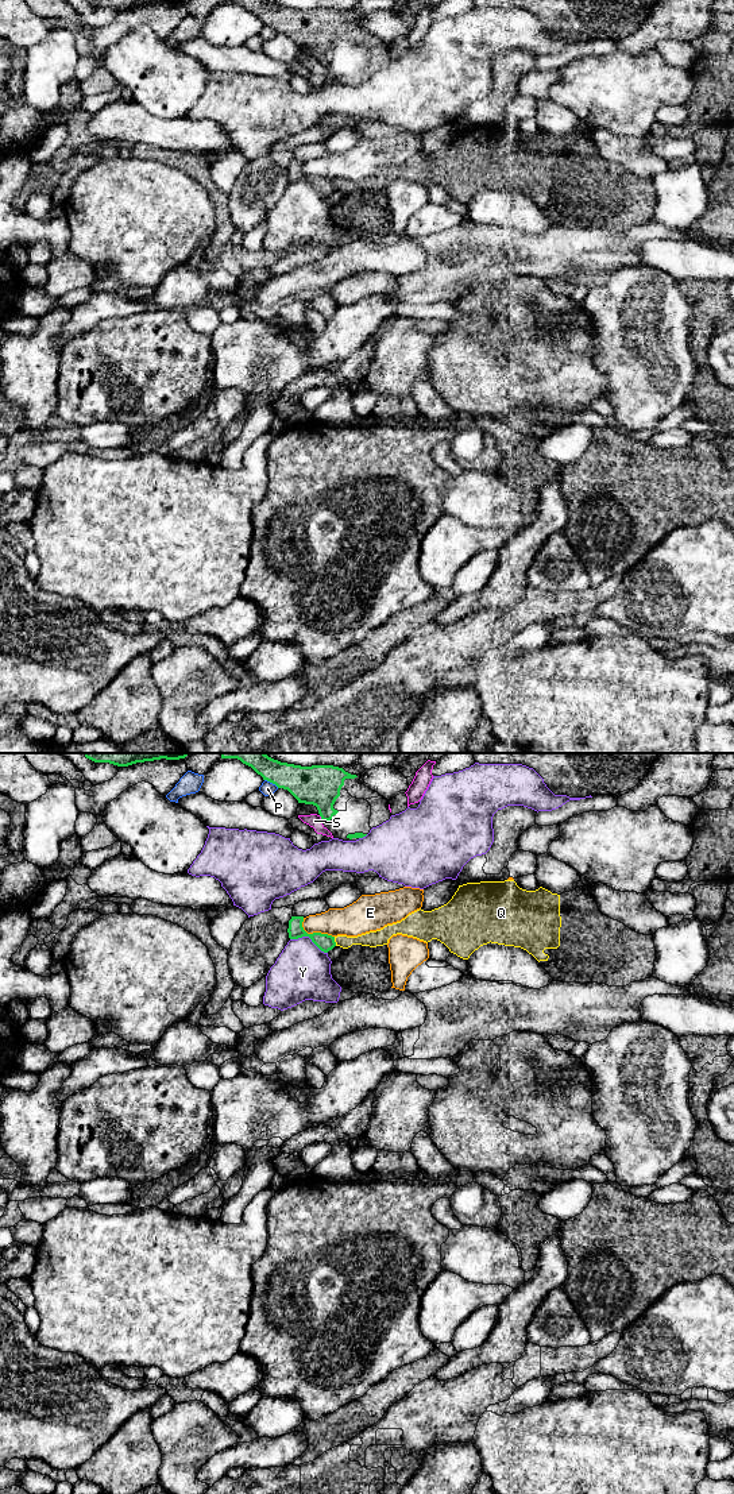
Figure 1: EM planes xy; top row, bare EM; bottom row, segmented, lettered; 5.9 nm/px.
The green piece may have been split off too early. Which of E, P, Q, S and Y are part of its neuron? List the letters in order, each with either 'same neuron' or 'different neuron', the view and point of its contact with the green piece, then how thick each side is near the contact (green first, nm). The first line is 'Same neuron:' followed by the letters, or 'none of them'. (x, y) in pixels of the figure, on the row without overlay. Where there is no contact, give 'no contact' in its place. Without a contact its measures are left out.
Same neuron: Q
E: different neuron; contact xy (313, 177); calibres 100 and 190 nm
P: different neuron; contact xy (271, 26); calibres 220 and 80 nm
Q: same neuron; contact xy (333, 185); calibres 100 and 100 nm
S: different neuron; contact xy (320, 60); calibres 240 and 80 nm
Y: different neuron; contact xy (309, 181); calibres 100 and 340 nm

